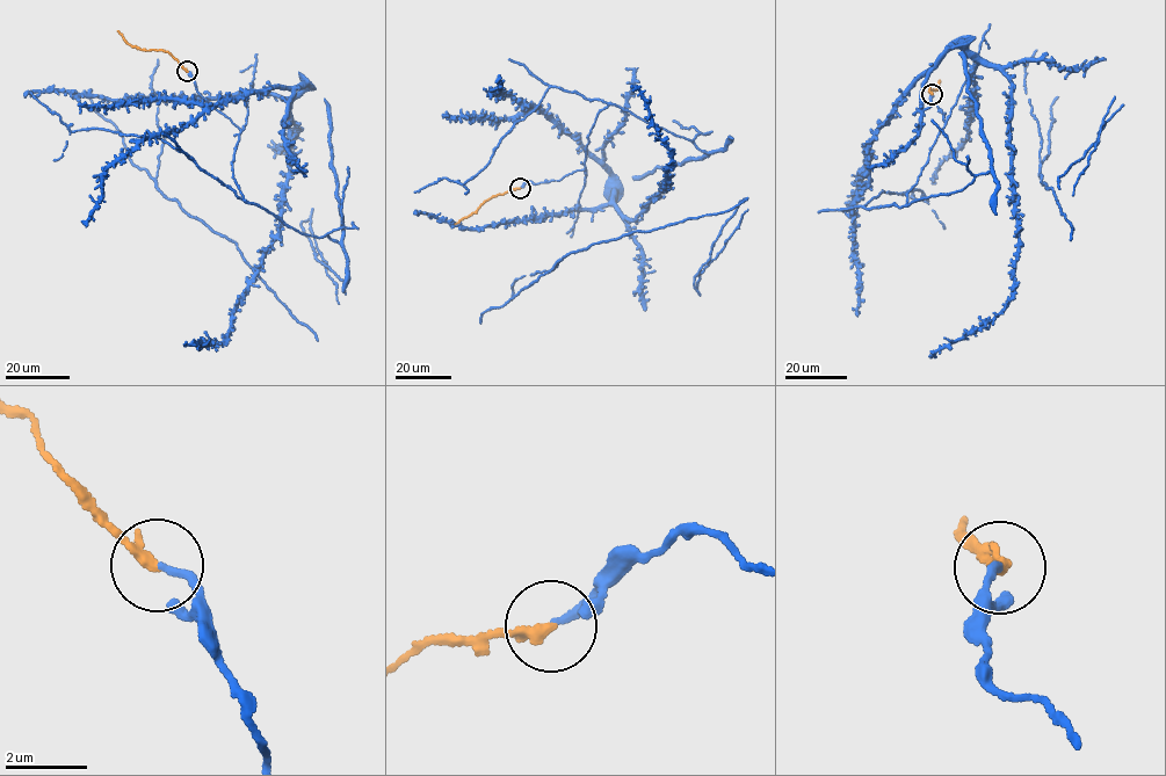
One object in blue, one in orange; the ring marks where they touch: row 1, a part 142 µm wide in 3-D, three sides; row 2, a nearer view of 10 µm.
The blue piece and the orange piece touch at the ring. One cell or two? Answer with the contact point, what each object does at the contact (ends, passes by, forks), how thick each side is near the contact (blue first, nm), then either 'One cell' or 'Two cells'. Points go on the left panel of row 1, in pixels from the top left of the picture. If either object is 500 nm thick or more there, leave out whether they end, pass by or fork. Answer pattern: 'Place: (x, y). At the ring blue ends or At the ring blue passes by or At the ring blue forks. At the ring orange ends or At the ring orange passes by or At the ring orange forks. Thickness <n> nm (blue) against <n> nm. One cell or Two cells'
Place: (187, 71). At the ring blue ends. At the ring orange ends. Thickness 180 nm (blue) against 280 nm. One cell

